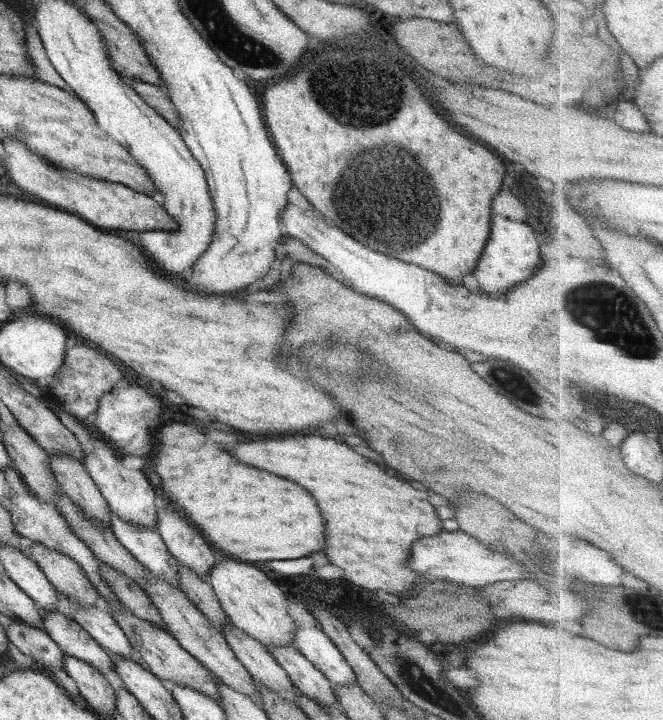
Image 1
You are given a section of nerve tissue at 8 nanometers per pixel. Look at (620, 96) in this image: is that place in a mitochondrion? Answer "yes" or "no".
no

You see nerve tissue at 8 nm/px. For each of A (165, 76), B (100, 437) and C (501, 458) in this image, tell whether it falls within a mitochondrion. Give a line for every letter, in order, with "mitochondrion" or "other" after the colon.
A: other
B: other
C: other

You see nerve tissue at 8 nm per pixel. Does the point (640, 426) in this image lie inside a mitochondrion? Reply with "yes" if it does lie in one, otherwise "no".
no

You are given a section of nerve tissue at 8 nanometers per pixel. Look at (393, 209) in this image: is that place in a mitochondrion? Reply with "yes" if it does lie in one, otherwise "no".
yes

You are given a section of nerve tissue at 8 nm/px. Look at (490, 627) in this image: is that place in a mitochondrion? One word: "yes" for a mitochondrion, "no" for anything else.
no

